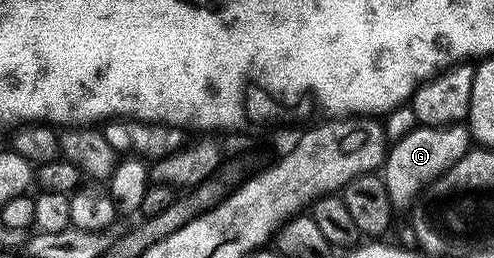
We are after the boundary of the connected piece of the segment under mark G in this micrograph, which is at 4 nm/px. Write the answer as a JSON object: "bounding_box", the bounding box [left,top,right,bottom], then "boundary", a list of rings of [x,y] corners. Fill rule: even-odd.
{"bounding_box":[382,123,473,208],"boundary":[[[451,123],[445,127],[418,125],[410,133],[395,140],[387,148],[382,166],[382,178],[386,185],[386,193],[390,193],[393,208],[407,208],[429,183],[438,176],[445,175],[458,161],[462,161],[462,157],[466,157],[466,153],[473,150],[473,147],[472,133],[464,123]]]}

